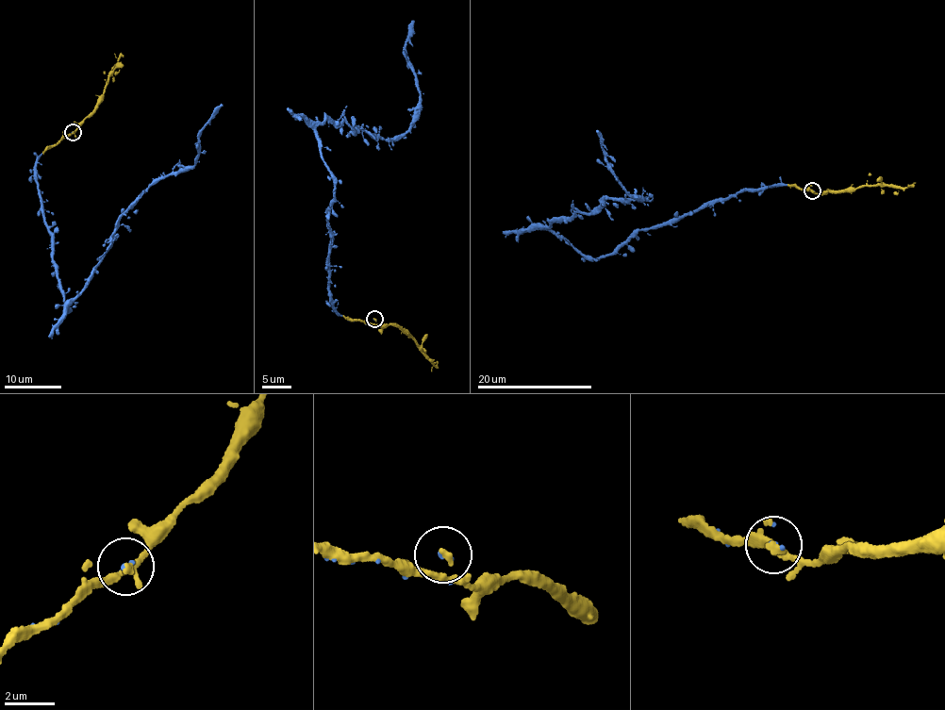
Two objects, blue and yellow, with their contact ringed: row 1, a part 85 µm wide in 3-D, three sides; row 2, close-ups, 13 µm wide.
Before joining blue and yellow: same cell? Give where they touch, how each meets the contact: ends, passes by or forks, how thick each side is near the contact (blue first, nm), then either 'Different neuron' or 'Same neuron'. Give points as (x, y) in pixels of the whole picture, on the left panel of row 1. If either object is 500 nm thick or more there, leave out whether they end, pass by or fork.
Place: (73, 132). At the ring blue ends. At the ring yellow passes by. Thickness 110 nm (blue) against 180 nm. Same neuron

